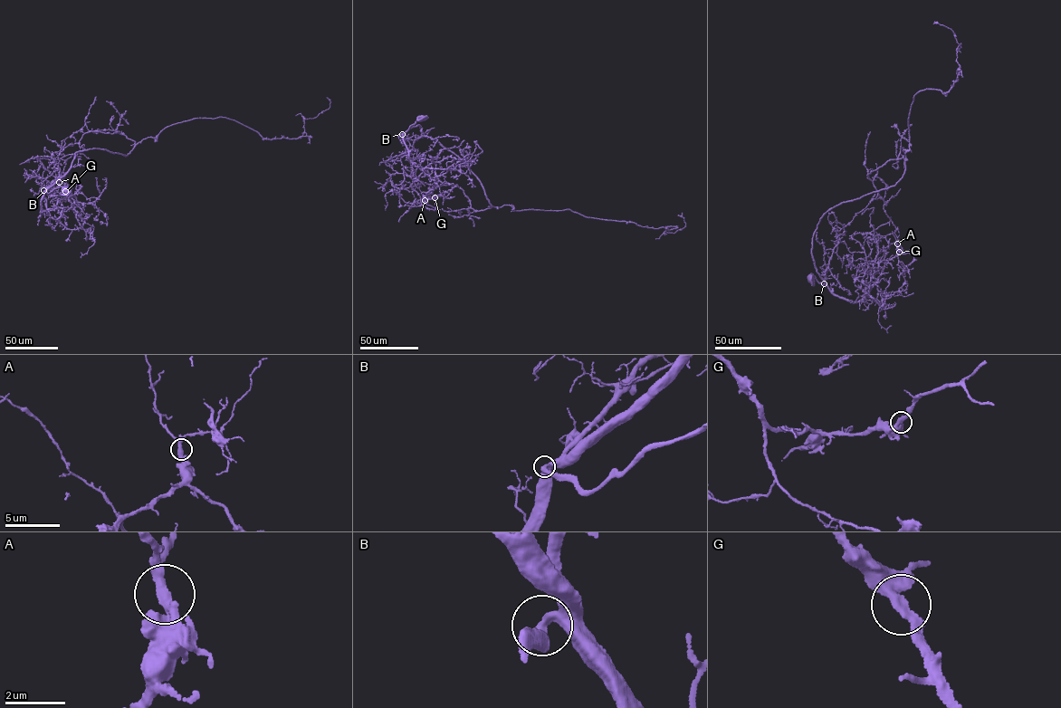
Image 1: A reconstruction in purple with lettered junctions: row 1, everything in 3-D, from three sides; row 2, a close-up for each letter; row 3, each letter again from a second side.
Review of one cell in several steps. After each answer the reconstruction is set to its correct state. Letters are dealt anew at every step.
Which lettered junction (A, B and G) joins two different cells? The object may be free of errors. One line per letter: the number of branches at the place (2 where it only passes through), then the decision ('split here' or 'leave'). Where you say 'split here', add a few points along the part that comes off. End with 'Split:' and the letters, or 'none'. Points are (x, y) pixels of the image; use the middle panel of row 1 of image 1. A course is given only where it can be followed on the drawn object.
A: branches 2; leave
B: branches 2; leave
G: branches 2; leave
Split: none

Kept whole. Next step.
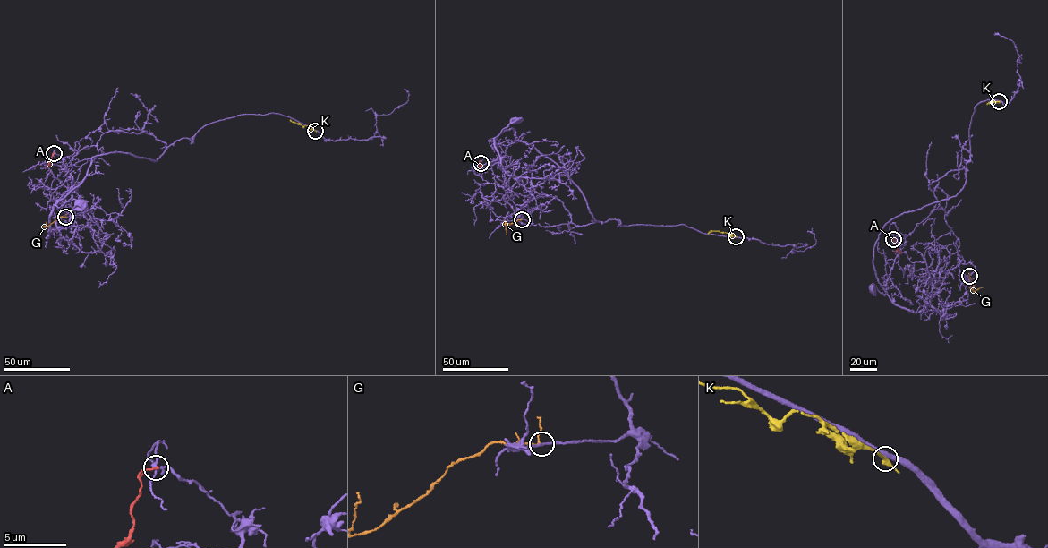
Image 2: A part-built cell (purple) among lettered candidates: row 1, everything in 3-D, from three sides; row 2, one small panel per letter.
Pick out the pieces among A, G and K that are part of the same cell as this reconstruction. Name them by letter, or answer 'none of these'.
G

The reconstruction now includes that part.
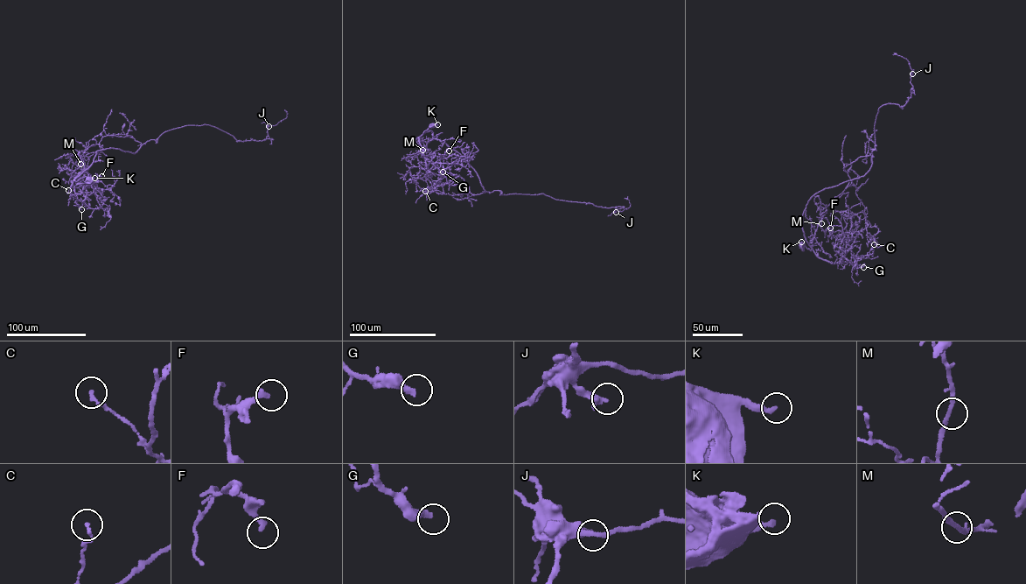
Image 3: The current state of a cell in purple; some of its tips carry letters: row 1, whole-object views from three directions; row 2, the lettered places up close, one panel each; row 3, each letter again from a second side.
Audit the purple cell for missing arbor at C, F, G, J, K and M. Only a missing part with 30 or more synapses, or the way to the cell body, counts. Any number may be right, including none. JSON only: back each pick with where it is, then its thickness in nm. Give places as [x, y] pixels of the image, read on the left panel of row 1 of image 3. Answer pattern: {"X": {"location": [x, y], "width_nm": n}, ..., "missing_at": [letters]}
{"G": {"location": [81, 209], "width_nm": 320}, "missing_at": ["G"]}

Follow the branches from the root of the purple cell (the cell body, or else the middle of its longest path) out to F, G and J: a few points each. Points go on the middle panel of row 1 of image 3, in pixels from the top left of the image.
F: (432, 125), (418, 137), (425, 158), (443, 170), (443, 154), (447, 148), (449, 151)
G: (432, 125), (418, 137), (419, 144), (425, 158), (443, 172)
J: (432, 125), (418, 137), (430, 130), (432, 137), (457, 151), (486, 192), (544, 193), (616, 207), (616, 212)

